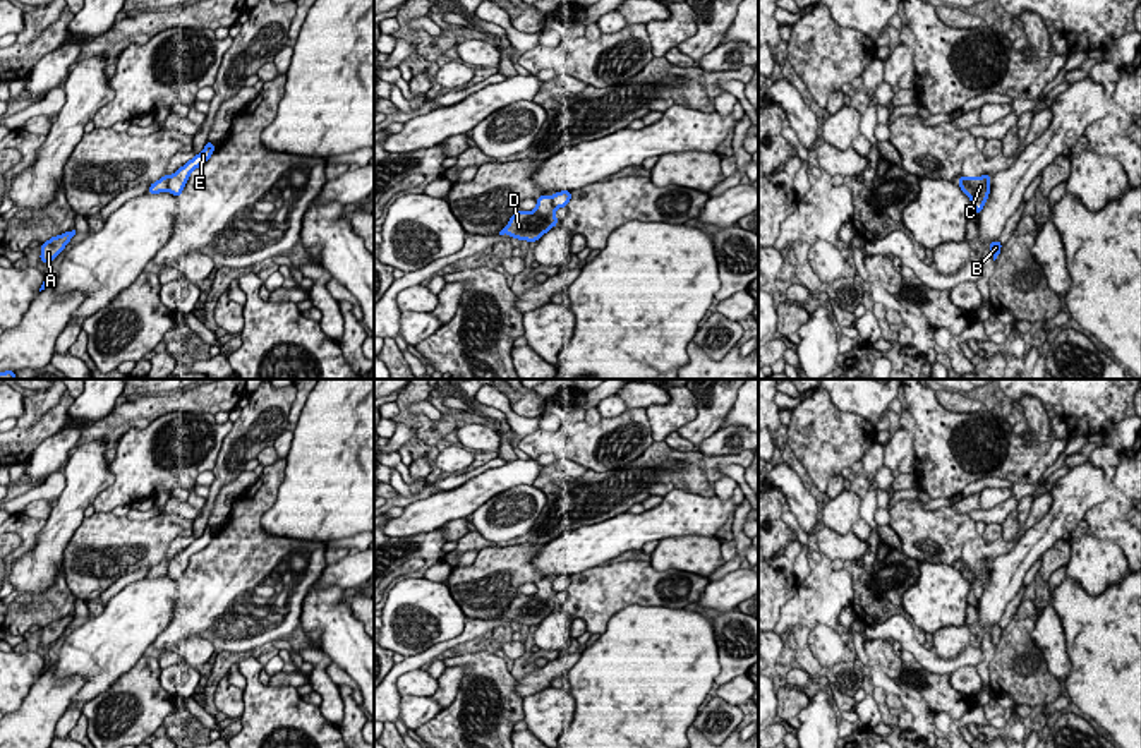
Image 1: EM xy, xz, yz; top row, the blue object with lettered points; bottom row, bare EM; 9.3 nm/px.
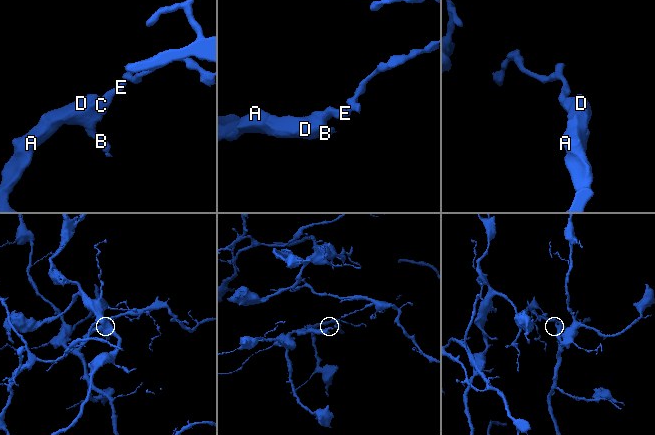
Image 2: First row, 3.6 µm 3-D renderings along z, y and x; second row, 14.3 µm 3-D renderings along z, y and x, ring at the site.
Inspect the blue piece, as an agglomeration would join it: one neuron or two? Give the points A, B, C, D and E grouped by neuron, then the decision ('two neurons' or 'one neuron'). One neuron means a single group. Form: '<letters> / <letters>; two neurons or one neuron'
A B C D / E; two neurons

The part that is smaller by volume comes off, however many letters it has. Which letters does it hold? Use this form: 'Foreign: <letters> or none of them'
Foreign: E

